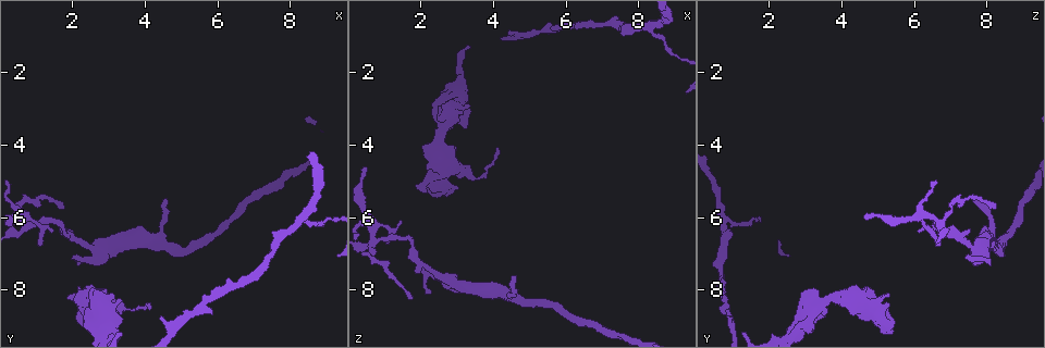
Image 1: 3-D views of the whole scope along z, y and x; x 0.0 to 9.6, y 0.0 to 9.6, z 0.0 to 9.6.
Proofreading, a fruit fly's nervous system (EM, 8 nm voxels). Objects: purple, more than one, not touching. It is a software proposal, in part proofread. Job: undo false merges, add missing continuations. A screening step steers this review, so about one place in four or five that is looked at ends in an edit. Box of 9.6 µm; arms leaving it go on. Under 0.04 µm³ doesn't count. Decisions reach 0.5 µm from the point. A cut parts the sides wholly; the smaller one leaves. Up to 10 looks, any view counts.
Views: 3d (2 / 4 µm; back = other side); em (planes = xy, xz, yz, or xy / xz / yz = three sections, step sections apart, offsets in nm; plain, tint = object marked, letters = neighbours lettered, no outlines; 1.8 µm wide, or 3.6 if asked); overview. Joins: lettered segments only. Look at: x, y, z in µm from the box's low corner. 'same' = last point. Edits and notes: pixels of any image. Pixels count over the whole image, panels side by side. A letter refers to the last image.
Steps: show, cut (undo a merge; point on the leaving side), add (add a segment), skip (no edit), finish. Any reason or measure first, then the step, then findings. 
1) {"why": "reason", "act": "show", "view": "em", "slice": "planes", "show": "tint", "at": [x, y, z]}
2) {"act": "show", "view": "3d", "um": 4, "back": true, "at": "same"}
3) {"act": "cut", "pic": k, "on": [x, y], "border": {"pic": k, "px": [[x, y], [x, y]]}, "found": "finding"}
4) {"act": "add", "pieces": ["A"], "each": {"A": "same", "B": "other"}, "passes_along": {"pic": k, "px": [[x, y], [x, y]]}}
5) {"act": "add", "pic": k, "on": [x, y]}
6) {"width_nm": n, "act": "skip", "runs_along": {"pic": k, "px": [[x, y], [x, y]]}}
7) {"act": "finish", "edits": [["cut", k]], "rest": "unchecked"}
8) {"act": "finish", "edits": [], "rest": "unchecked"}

{"why": "branch point", "act": "show", "view": "em", "slice": "planes", "show": "letters", "at": [0.80, 6.15, 6.70]}

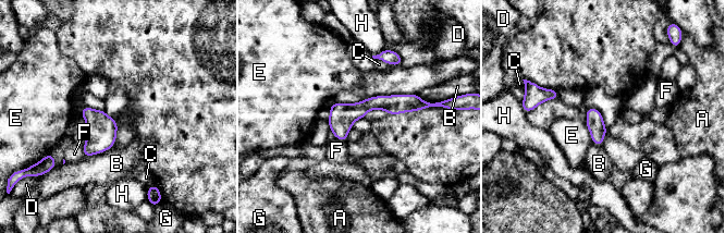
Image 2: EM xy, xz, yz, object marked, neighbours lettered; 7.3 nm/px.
{"act": "skip", "each": {"A": "other", "B": "other", "C": "other", "D": "other", "E": "other", "F": "other", "G": "other", "H": "other"}, "runs_along": {"pic": 2, "px": [[422, 103], [369, 103], [332, 127]]}, "found": "continuous, no second neuron"}

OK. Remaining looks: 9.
{"why": "branch stops here", "act": "show", "view": "3d", "um": 4, "at": [4.60, 5.55, 7.60]}

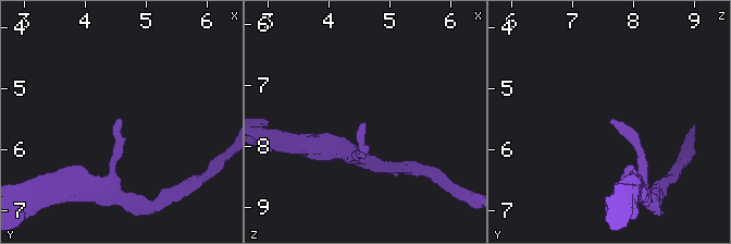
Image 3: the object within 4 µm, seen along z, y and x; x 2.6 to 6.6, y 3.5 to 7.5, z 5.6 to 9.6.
{"act": "show", "view": "em", "slice": "planes", "show": "letters", "at": [4.60, 5.50, 7.65]}

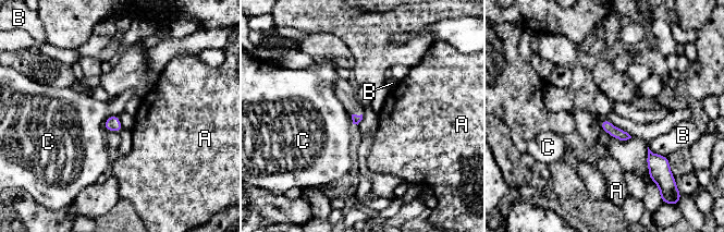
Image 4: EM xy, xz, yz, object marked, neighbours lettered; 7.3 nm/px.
{"longest_contact_nm": ["B", 180], "act": "skip", "each": {"A": "other", "B": "other", "C": "other"}, "found": "none of them fits"}

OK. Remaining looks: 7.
{"why": "an open end", "act": "show", "view": "em", "um": 3.6, "slice": "xz", "step": 4, "show": "tint", "at": [2.15, 8.20, 5.35]}

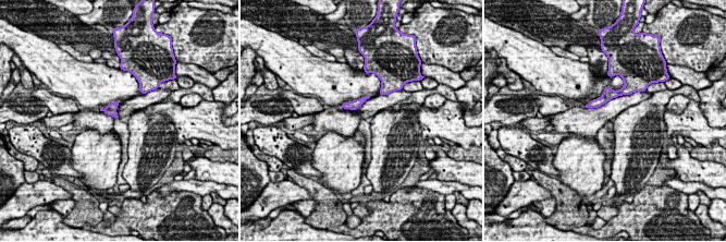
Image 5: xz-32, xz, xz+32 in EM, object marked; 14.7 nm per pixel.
{"why": "another direction", "act": "show", "view": "em", "um": 3.6, "slice": "planes", "show": "letters", "at": "same"}

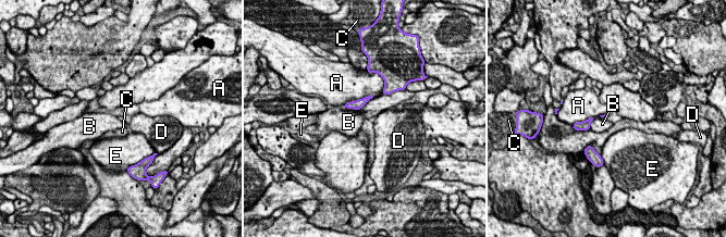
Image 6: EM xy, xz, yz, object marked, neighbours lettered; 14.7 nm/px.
{"act": "skip", "each": {"A": "other", "B": "other", "C": "other", "D": "other", "E": "other"}, "border": {"pic": 6, "px": [[372, 97], [356, 110], [346, 109]]}, "found": "no lettered segment goes on from it"}

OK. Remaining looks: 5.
{"why": "thin end", "act": "show", "view": "em", "slice": "xy", "step": 8, "show": "tint", "at": [3.35, 9.15, 1.30]}

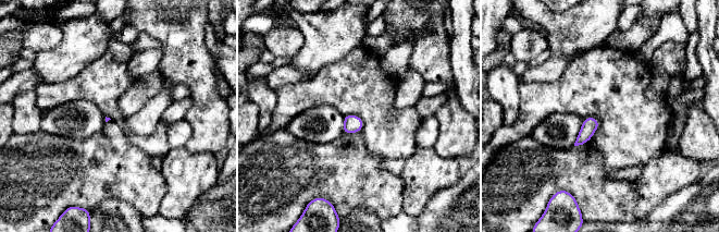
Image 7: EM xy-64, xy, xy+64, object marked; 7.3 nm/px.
{"act": "show", "view": "em", "slice": "planes", "show": "letters", "at": "same"}

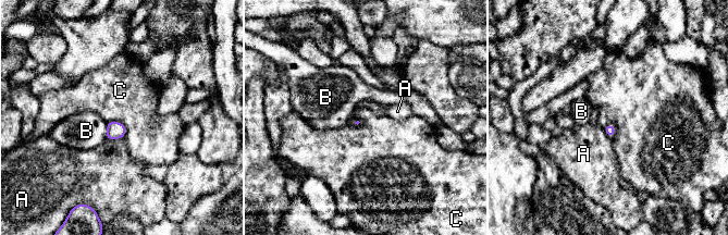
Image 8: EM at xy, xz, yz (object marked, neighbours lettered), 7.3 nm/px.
{"act": "skip", "each": {"A": "other", "B": "other", "C": "other"}, "border": {"pic": 8, "px": [[107, 121], [120, 121], [126, 134]]}, "found": "none of them fits"}

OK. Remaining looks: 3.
{"why": "free end", "act": "show", "view": "em", "slice": "yz", "step": 4, "show": "letters", "at": [3.20, 8.65, 3.55]}

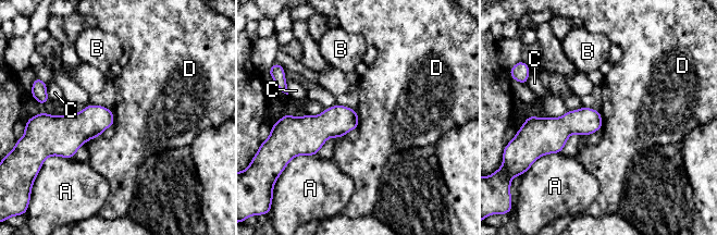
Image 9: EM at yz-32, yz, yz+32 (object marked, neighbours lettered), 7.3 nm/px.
{"act": "show", "view": "em", "slice": "planes", "show": "letters", "at": "same"}

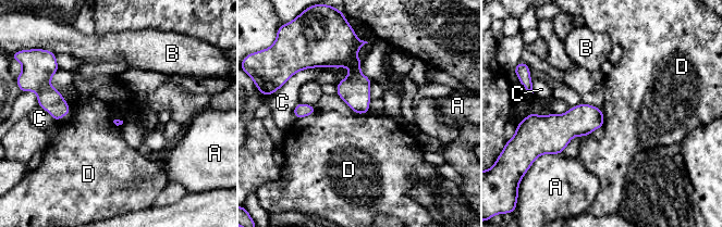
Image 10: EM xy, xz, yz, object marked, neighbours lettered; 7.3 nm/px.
{"act": "skip", "each": {"A": "other", "B": "other", "C": "other", "D": "other"}, "border": {"pic": 10, "px": [[69, 104], [70, 112], [56, 122]]}, "found": "none of them fits"}

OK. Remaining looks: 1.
{"act": "finish", "edits": [], "rest": "unchecked"}

